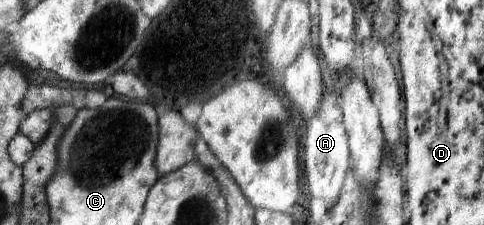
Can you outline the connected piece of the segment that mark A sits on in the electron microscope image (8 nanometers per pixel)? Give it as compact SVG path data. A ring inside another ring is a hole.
M323 90L322 101L314 113L314 117L306 122L304 133L304 171L308 178L308 190L310 197L322 199L328 209L332 209L340 197L340 191L344 187L344 177L350 168L351 153L343 124L341 104L338 103L338 95L335 92L328 93Z

